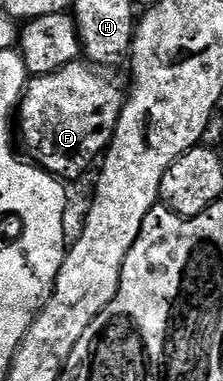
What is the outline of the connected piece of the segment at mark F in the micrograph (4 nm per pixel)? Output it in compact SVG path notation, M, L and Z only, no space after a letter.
M83 60L70 63L66 67L62 67L58 71L54 71L50 75L42 75L41 77L32 77L29 80L23 97L20 99L20 107L18 110L18 141L24 144L24 149L29 153L27 156L31 158L35 164L39 165L41 169L48 173L54 173L57 177L63 179L65 182L71 183L76 181L88 168L92 165L92 160L99 158L101 154L107 150L108 146L112 144L112 136L116 133L116 124L120 118L120 110L126 100L125 94L120 94L120 89L108 77L103 77L99 68L93 67L91 64L85 63Z

